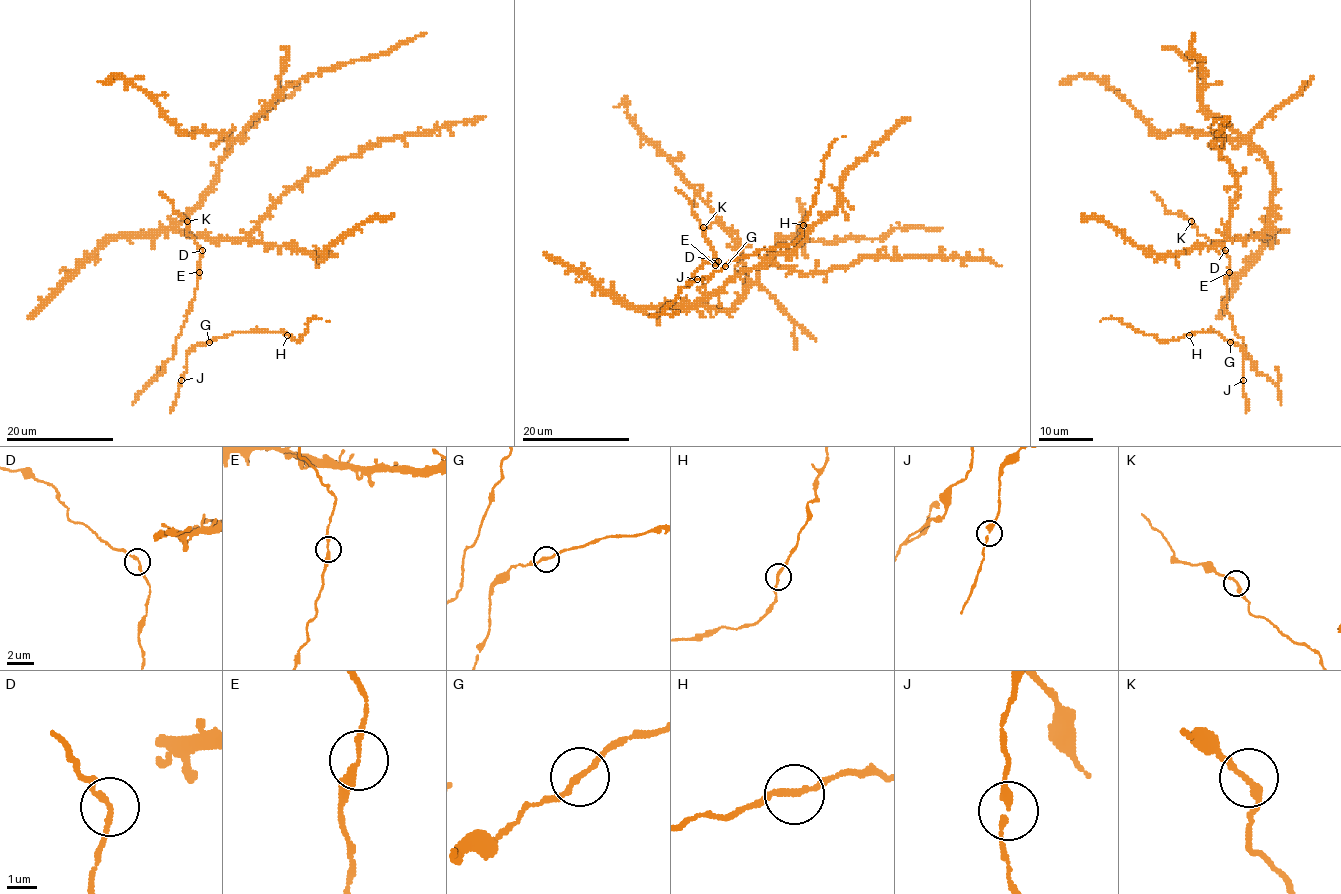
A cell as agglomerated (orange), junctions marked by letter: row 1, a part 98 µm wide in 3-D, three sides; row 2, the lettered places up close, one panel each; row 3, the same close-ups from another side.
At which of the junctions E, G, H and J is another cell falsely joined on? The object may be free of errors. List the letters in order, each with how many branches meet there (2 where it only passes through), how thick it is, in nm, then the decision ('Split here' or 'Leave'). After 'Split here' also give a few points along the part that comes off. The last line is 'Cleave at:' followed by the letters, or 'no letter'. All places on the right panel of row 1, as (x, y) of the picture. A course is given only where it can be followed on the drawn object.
E: Branches: 2. Thickness 240 nm. Leave
G: Branches: 2. Thickness 190 nm. Leave
H: Branches: 2. Thickness 190 nm. Leave
J: Branches: 2. Thickness 240 nm. Leave
Cleave at: no letter

